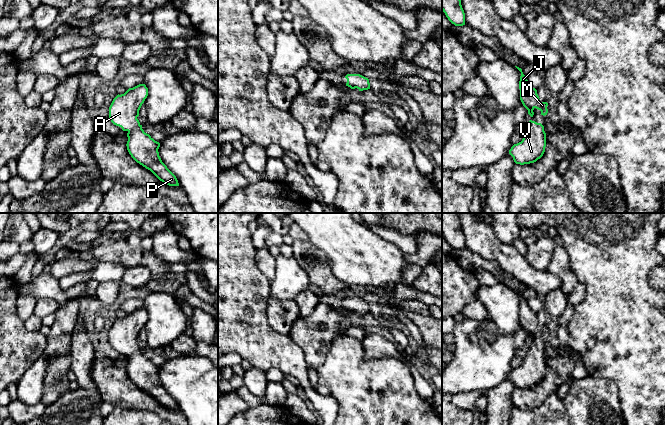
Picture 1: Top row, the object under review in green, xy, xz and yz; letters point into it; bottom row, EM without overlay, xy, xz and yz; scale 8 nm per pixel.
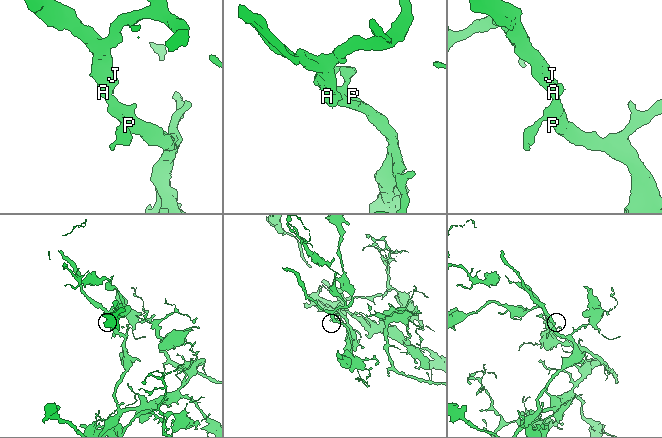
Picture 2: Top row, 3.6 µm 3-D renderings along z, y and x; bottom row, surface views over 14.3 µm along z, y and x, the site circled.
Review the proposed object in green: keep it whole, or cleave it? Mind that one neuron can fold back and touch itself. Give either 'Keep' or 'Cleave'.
Keep

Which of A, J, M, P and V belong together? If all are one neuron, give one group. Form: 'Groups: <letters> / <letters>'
Groups: A J M P V

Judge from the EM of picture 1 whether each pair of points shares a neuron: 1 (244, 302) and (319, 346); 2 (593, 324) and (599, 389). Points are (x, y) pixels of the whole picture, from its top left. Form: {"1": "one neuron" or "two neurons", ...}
{"1": "two neurons", "2": "two neurons"}

